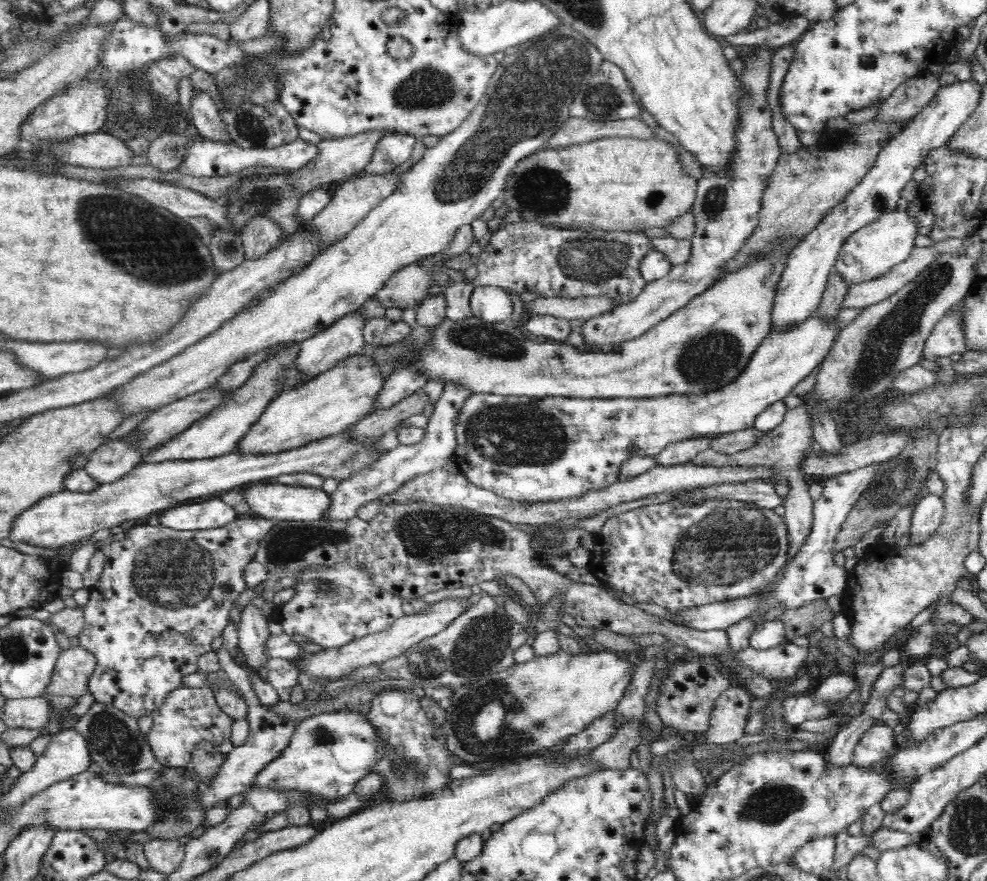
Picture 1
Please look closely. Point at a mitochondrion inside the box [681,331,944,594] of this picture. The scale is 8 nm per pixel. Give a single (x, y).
(888, 487)

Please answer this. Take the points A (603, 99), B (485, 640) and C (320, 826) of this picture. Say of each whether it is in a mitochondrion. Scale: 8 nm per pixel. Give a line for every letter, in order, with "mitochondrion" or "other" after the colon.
A: mitochondrion
B: mitochondrion
C: other

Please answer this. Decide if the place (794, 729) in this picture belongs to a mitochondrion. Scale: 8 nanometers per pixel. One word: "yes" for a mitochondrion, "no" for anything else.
no

